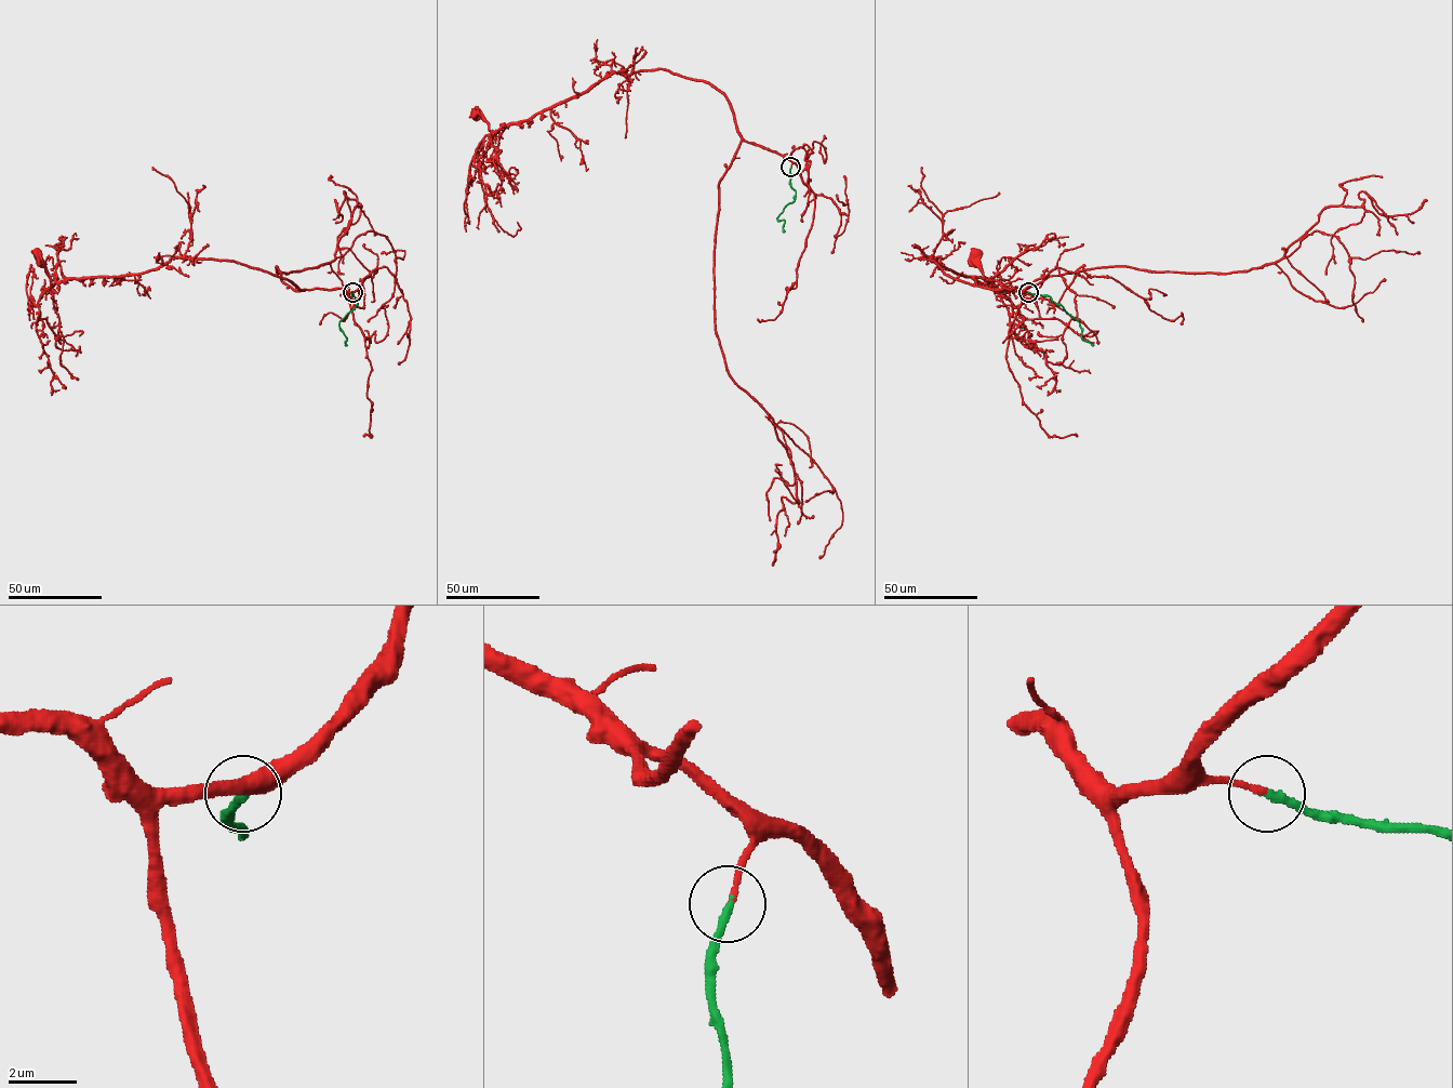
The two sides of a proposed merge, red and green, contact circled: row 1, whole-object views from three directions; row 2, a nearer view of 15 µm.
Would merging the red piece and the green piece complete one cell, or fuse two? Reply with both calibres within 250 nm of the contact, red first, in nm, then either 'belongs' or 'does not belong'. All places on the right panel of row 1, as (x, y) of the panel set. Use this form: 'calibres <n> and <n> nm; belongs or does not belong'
calibres 170 and 240 nm; belongs

